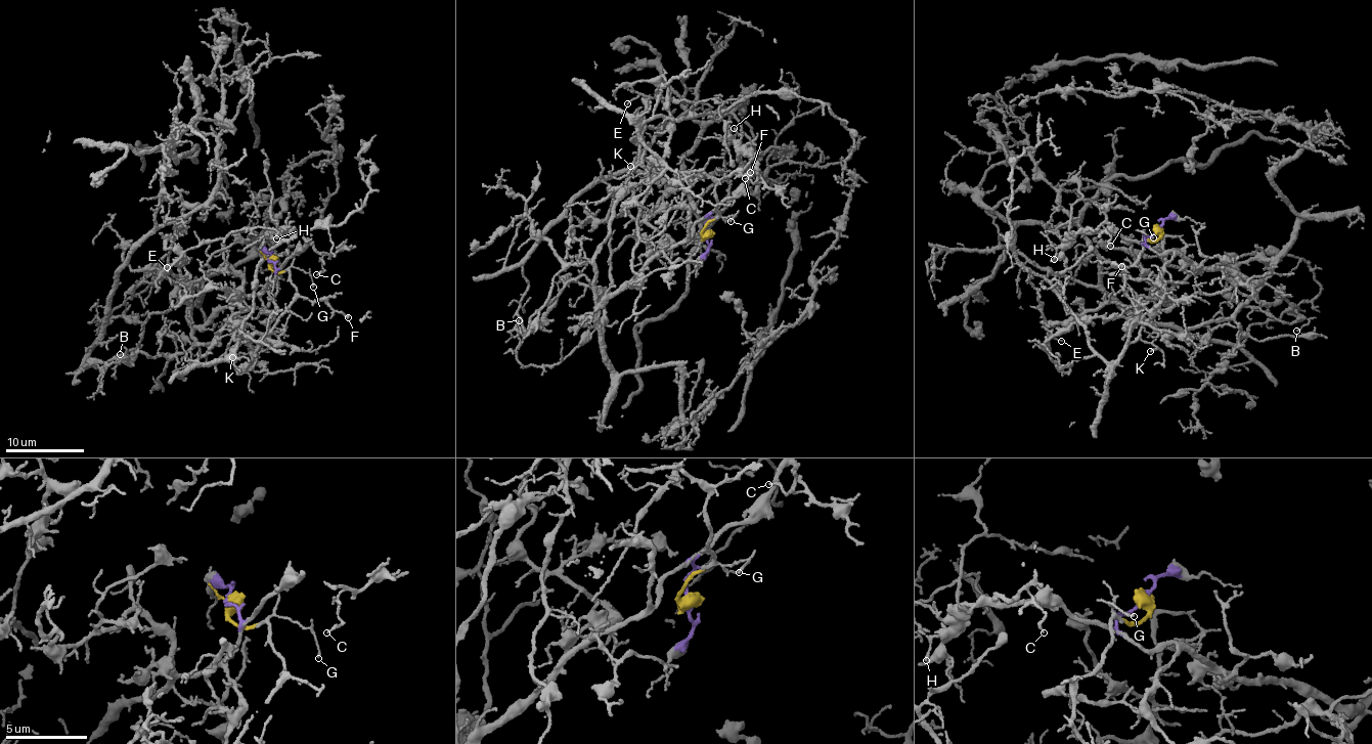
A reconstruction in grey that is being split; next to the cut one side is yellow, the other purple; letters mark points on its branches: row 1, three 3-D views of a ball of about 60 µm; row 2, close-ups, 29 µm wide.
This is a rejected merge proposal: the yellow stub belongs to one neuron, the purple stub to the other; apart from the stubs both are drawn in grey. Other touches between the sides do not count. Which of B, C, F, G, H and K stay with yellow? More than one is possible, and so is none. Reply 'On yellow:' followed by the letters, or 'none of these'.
On yellow: F, G, K

